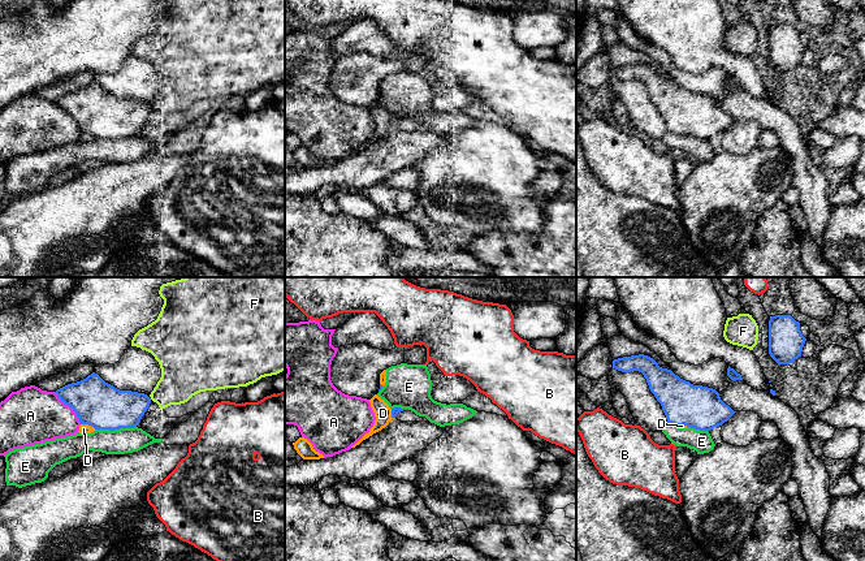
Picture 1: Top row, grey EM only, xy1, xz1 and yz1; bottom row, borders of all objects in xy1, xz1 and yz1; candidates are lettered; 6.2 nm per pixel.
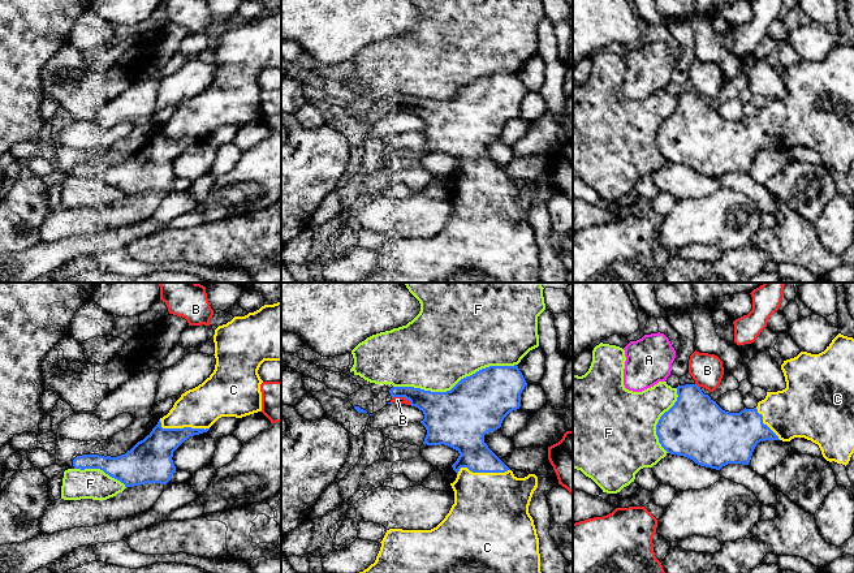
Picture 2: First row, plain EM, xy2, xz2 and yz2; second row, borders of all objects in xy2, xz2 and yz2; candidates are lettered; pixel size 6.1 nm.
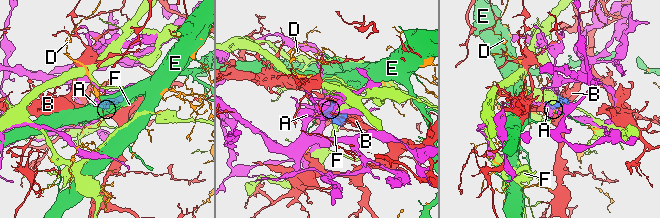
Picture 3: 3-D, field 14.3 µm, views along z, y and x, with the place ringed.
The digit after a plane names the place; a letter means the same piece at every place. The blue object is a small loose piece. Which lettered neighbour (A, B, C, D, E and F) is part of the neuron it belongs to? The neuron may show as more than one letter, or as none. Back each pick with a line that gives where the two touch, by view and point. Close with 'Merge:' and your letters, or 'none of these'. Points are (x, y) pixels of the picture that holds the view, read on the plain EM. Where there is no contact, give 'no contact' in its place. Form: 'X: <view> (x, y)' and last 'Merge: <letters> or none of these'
C: xz2 (482, 180)
Merge: C

